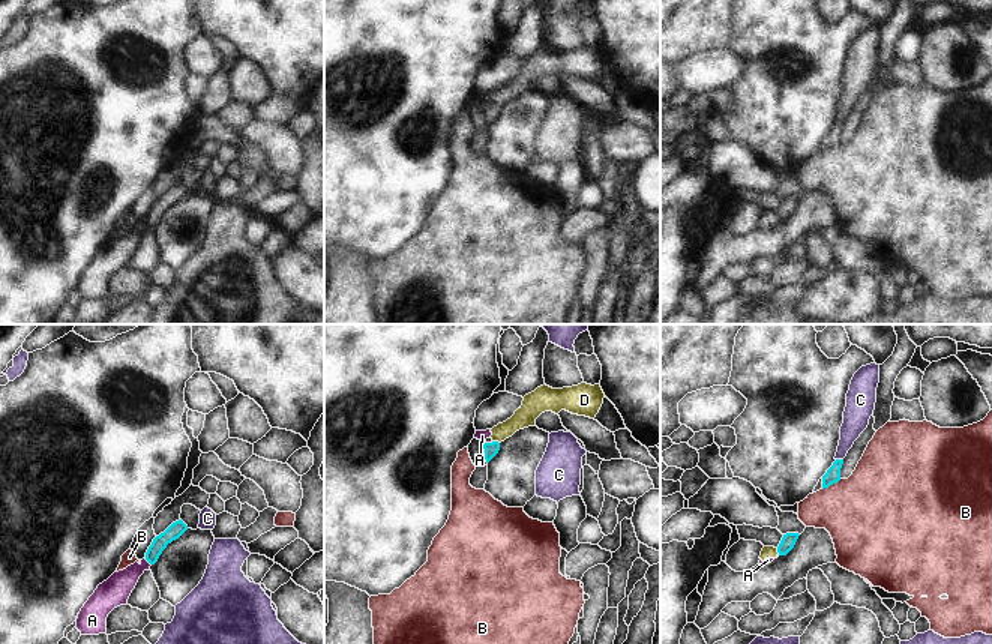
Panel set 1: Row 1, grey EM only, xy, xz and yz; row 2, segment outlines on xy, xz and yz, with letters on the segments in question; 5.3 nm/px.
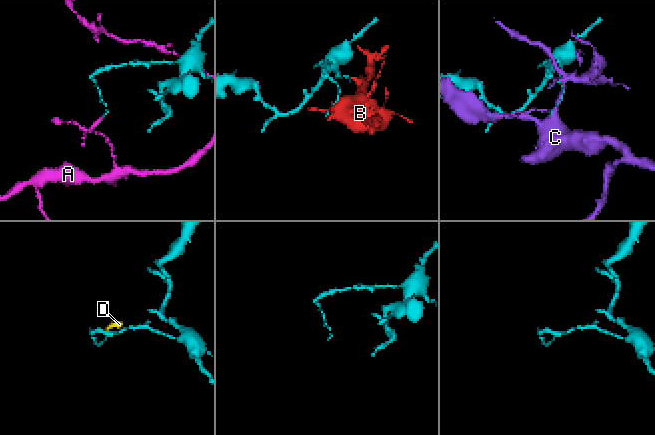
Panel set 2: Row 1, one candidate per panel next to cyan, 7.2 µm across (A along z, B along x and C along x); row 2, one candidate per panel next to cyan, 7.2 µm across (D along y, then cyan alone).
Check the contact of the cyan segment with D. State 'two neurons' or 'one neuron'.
two neurons

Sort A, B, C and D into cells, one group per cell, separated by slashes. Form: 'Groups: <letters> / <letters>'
Groups: A D / B / C.

